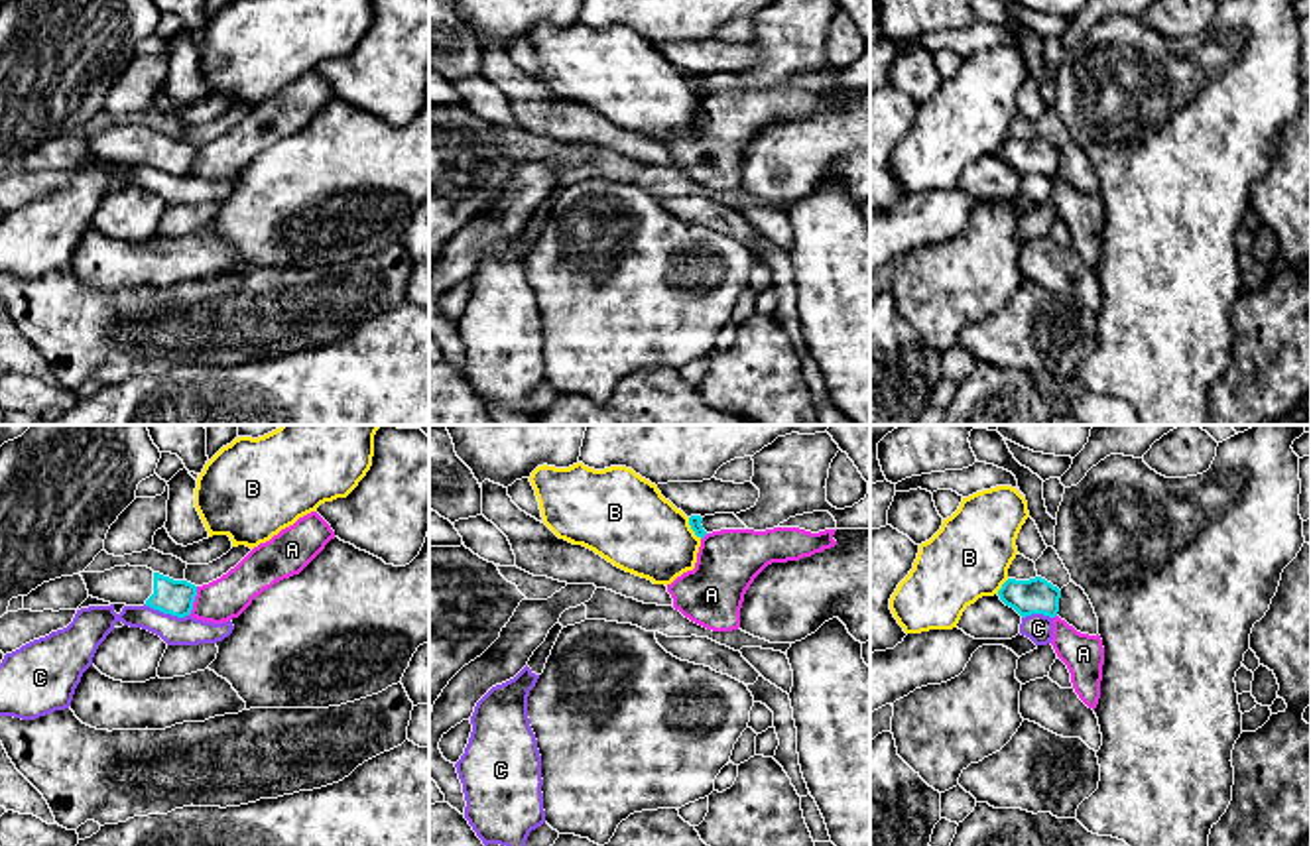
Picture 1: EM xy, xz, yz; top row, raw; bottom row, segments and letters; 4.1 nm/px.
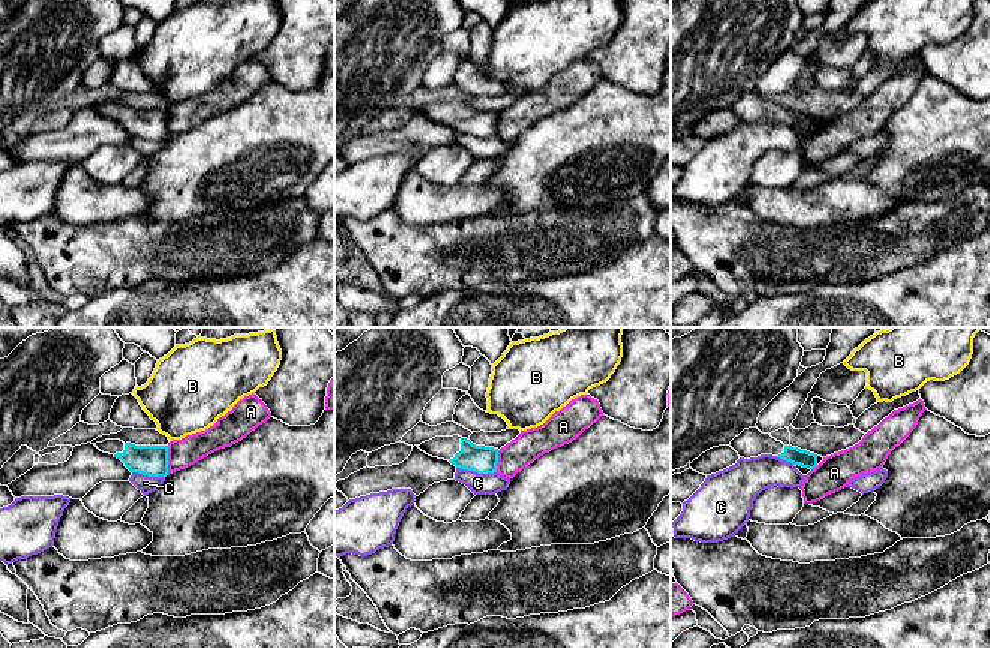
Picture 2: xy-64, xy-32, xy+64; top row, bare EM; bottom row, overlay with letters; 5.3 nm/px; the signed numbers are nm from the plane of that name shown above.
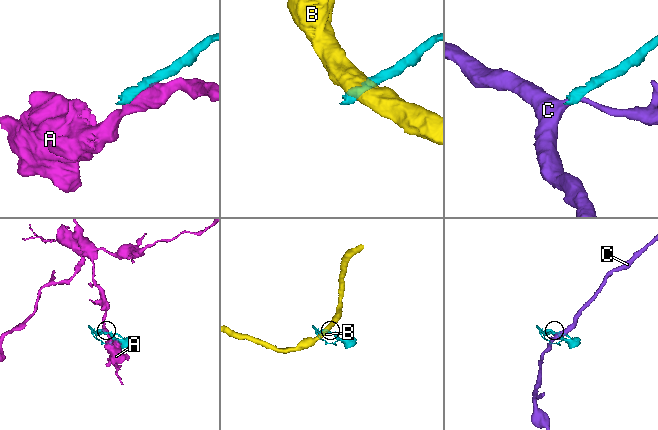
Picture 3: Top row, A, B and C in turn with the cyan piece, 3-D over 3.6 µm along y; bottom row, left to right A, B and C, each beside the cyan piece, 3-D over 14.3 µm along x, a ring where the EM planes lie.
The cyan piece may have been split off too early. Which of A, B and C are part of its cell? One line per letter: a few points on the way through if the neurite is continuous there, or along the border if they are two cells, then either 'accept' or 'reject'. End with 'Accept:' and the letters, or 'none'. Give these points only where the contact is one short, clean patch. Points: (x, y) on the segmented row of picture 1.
A: reject
B: border xz (687, 518), (687, 524), (701, 538); reject
C: border xy (144, 604), (187, 616); reject
Accept: none

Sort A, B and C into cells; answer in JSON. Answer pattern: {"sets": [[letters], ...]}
{"sets": [["A"], ["B"], ["C"]]}

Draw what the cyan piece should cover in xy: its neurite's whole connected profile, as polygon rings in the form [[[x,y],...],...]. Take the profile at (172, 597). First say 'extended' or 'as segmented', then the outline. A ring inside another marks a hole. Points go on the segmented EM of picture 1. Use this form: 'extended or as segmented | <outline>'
extended | [[[114,567],[104,573],[79,573],[89,596],[126,606],[150,606],[163,614],[185,618],[193,610],[197,586],[173,580],[148,567]]]

